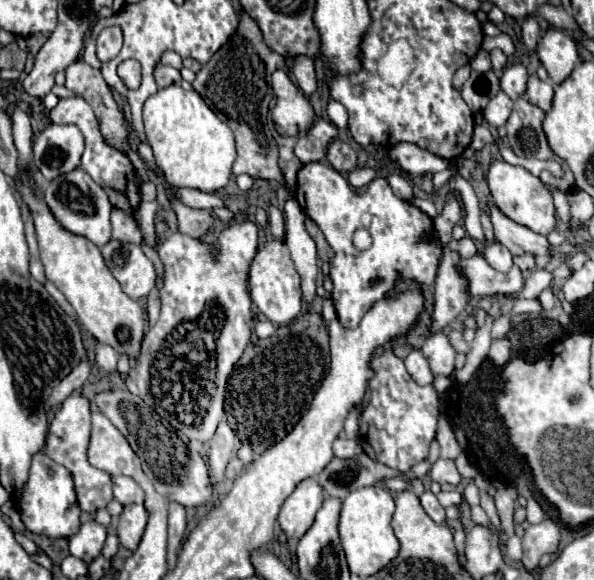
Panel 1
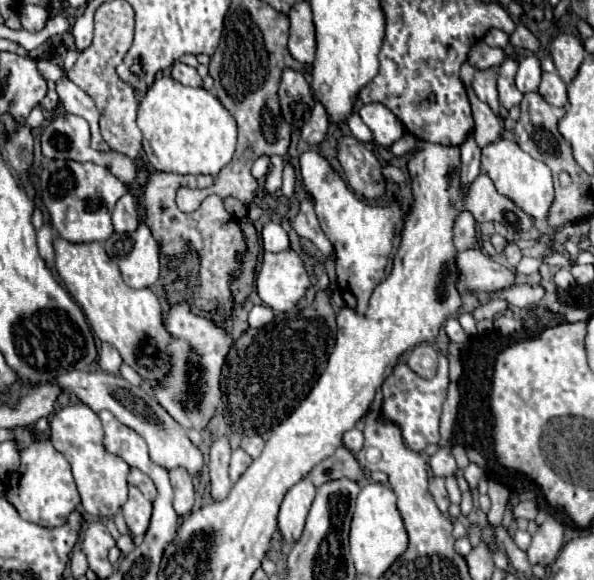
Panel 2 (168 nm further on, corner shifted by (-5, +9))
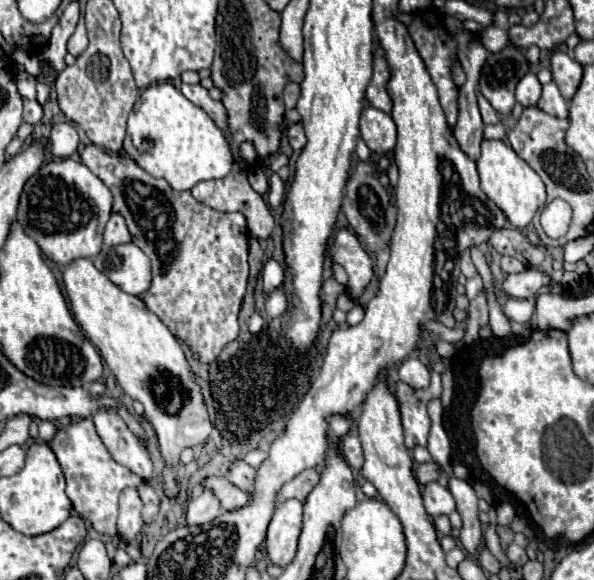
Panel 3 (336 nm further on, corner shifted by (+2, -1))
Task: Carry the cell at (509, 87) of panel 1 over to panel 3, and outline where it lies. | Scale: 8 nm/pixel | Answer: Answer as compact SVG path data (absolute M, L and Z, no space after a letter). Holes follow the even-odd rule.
M528 72L520 82L518 82L518 88L516 88L516 100L522 104L522 106L536 106L542 90L540 90L540 82L536 78L536 74Z

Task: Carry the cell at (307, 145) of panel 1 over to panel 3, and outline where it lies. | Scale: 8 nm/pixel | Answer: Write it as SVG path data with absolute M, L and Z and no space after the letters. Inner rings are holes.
M300 122L298 124L292 124L288 128L288 138L290 138L290 146L294 150L302 150L306 146L306 134L304 134L304 128L302 128Z

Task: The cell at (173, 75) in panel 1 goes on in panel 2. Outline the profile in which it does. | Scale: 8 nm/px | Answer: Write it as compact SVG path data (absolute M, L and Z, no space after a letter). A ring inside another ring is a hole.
M175 62L171 66L171 76L175 80L179 80L181 84L185 84L185 86L193 86L193 88L201 88L203 86L203 78L197 74L197 70L187 66L187 64L183 64L183 62Z

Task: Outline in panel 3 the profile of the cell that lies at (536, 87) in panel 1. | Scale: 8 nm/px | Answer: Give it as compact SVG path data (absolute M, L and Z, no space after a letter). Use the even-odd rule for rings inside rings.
M554 82L542 86L542 96L538 100L538 108L544 110L550 116L568 118L568 104L562 98L562 94L560 94L560 90L558 90L558 86Z

